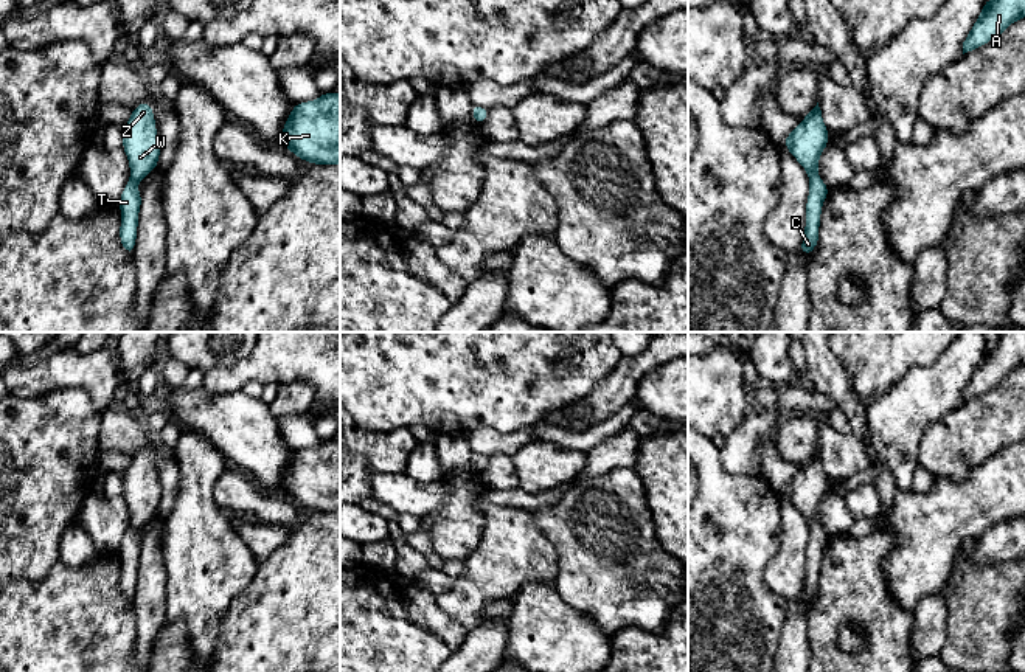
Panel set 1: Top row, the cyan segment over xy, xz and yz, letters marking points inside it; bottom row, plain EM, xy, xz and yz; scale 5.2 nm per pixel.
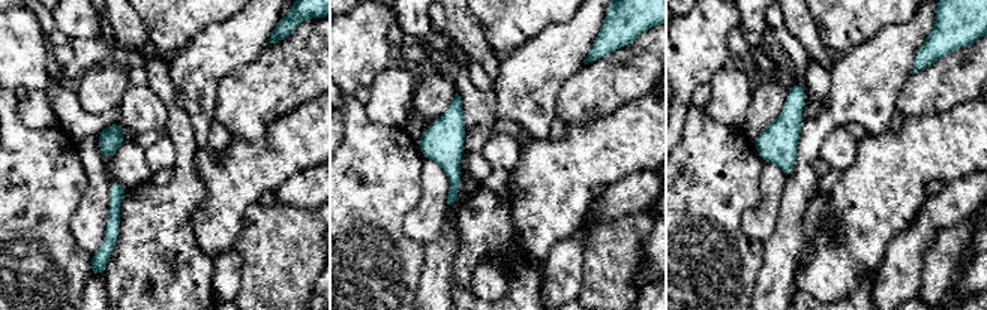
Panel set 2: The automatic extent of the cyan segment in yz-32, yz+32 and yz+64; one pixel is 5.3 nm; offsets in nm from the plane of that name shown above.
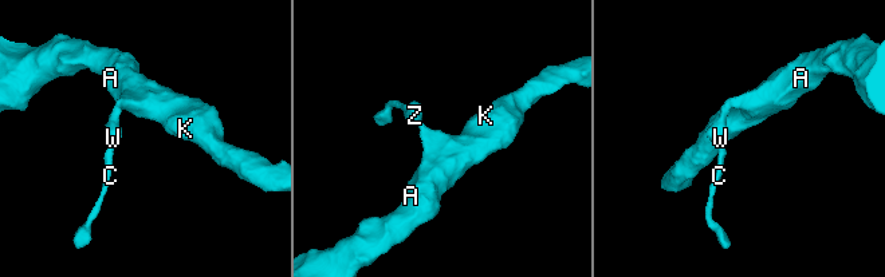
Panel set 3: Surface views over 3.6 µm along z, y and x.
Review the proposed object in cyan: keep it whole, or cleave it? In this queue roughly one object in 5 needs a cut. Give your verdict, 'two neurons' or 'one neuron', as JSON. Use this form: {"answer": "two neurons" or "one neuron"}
{"answer": "one neuron"}

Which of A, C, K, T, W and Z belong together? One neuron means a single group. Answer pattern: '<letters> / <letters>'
A C K T W Z

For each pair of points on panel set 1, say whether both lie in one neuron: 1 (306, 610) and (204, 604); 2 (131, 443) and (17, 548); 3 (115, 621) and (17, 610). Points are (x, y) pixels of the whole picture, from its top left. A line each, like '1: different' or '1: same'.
1: different
2: different
3: same

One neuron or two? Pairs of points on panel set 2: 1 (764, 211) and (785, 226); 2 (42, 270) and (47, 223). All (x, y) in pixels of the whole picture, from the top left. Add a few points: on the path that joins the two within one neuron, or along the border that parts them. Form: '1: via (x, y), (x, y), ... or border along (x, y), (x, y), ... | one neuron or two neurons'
1: border along (785, 186), (774, 232), (764, 243) | two neurons
2: via (42, 258), (42, 235) | one neuron

